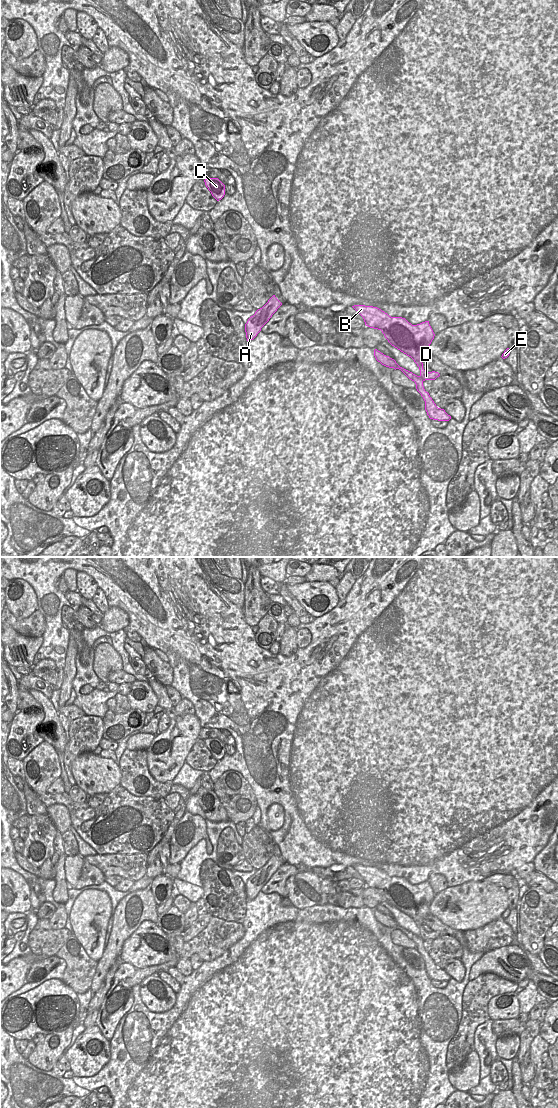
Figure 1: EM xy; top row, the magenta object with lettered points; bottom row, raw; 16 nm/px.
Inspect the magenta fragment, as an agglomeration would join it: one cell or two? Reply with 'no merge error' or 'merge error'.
no merge error

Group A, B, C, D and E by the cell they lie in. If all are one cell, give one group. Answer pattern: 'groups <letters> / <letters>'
groups A B C D E

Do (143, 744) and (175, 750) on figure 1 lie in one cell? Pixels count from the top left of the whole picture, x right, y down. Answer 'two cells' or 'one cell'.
two cells

